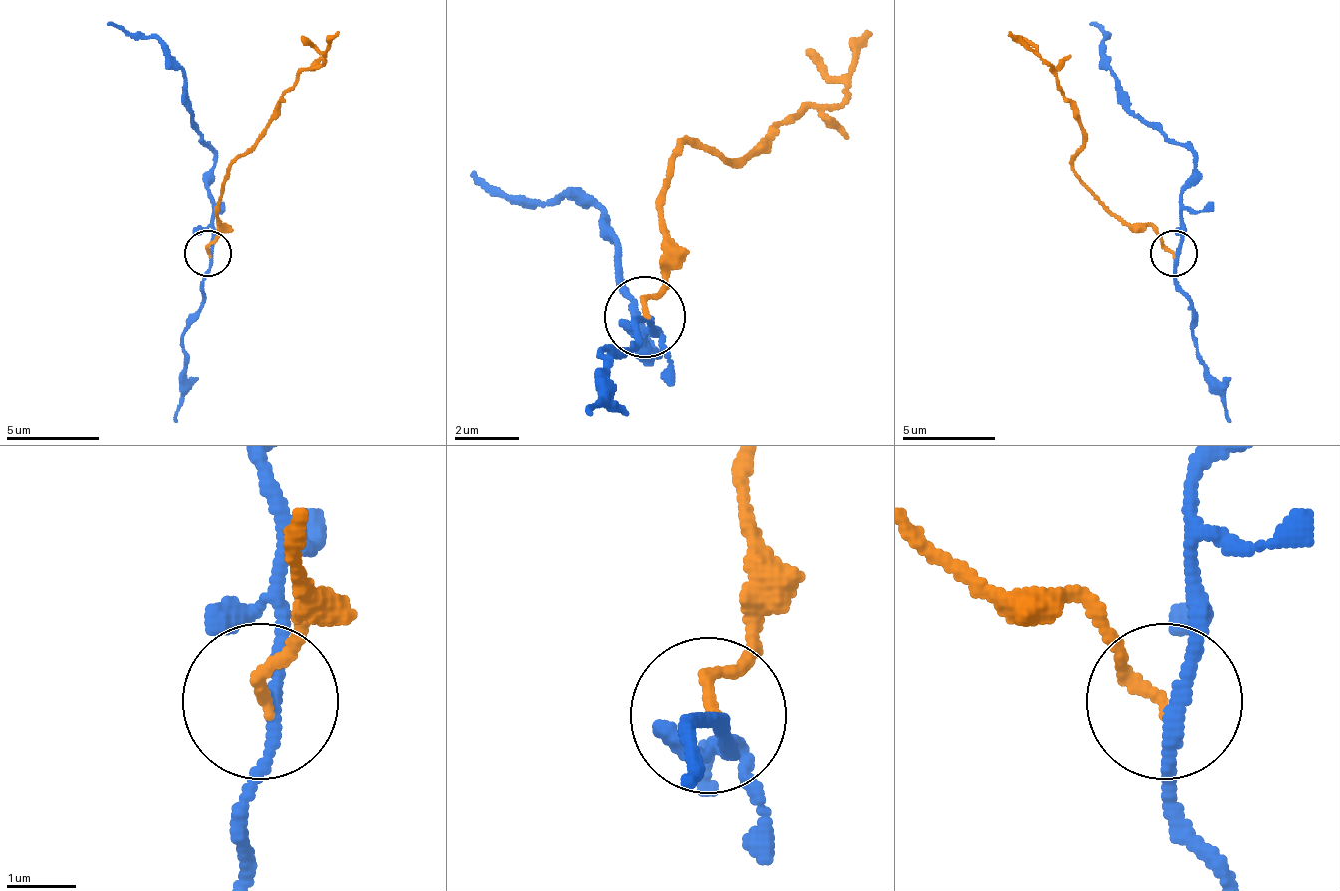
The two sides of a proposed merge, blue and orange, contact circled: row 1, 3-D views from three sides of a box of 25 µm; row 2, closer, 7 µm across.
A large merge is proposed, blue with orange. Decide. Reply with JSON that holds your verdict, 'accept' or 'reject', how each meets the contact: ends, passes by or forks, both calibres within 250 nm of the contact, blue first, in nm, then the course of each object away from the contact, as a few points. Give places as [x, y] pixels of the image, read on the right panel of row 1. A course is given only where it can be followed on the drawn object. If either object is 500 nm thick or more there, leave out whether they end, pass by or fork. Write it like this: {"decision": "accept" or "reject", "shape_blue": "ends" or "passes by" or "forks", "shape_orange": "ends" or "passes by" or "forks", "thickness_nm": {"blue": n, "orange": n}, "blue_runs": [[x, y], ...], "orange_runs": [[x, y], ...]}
{"decision": "reject", "shape_blue": "passes by", "shape_orange": "ends", "thickness_nm": {"blue": 170, "orange": 160}, "blue_runs": [[1172, 254], [1196, 161], [1130, 105], [1107, 39], [1093, 25]], "orange_runs": [[1172, 254], [1149, 226], [1126, 226], [1074, 170], [1083, 133], [1051, 67], [1009, 30]]}

